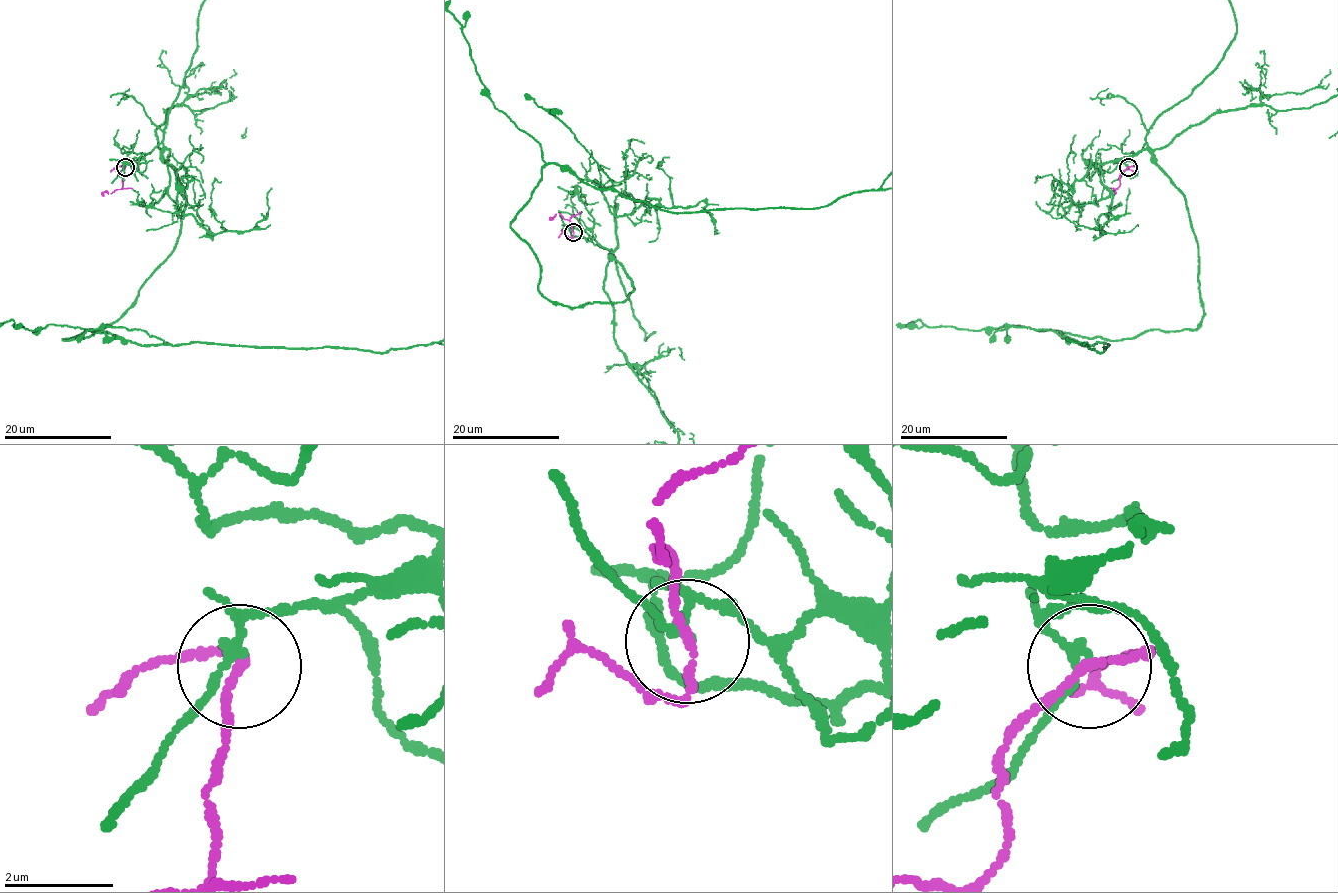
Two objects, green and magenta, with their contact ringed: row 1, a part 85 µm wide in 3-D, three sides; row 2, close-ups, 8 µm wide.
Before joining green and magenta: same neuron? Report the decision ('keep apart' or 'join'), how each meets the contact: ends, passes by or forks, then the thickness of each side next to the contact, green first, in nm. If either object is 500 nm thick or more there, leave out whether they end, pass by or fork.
join; green forks; magenta passes by; calibres 120 and 130 nm

